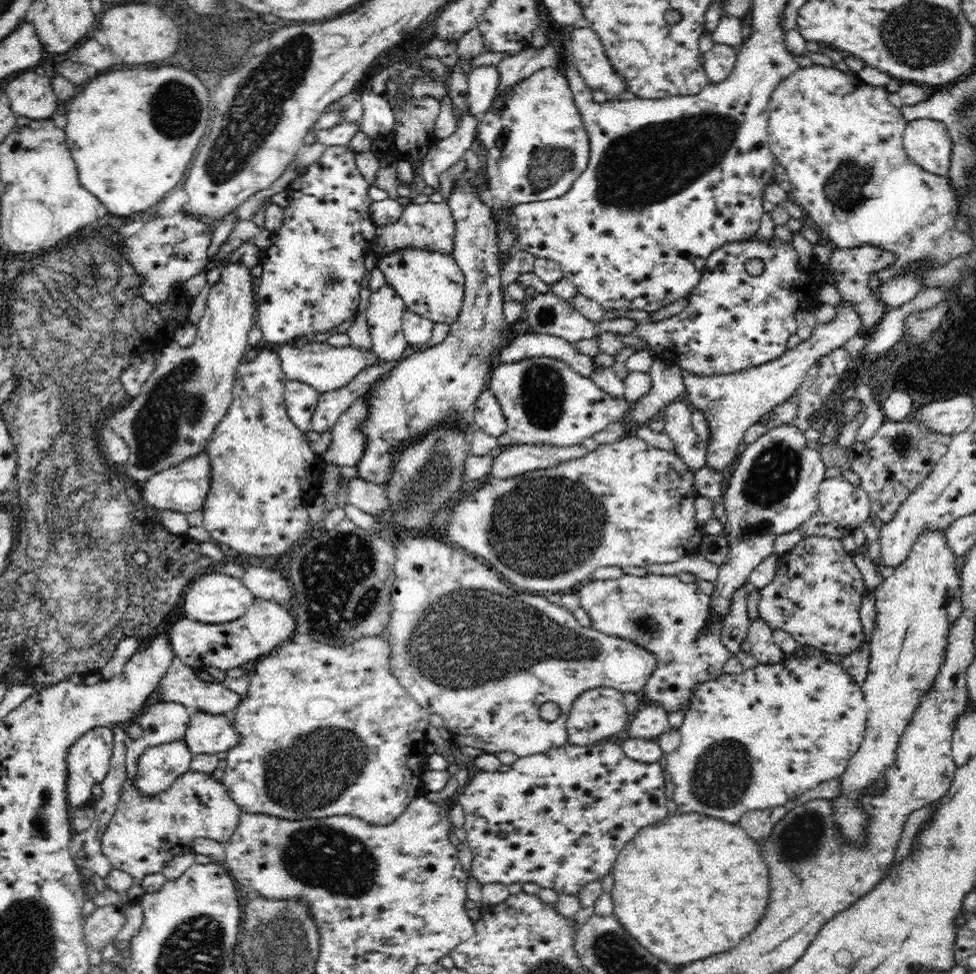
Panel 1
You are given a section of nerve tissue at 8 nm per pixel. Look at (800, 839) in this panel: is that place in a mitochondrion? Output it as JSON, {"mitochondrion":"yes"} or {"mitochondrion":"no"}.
{"mitochondrion":"yes"}

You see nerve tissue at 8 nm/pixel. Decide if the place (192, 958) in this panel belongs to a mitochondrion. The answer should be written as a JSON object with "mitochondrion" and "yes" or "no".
{"mitochondrion":"yes"}

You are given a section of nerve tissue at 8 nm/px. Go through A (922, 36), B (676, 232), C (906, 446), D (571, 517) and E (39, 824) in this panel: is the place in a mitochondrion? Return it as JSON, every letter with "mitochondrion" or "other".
{"A":"mitochondrion","B":"other","C":"mitochondrion","D":"mitochondrion","E":"mitochondrion"}

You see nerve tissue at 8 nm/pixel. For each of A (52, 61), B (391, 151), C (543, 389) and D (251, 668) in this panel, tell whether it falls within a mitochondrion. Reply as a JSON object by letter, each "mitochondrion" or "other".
{"A":"other","B":"other","C":"mitochondrion","D":"other"}

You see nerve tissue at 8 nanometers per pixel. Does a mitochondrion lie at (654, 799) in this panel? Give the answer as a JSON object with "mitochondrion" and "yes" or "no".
{"mitochondrion":"no"}

